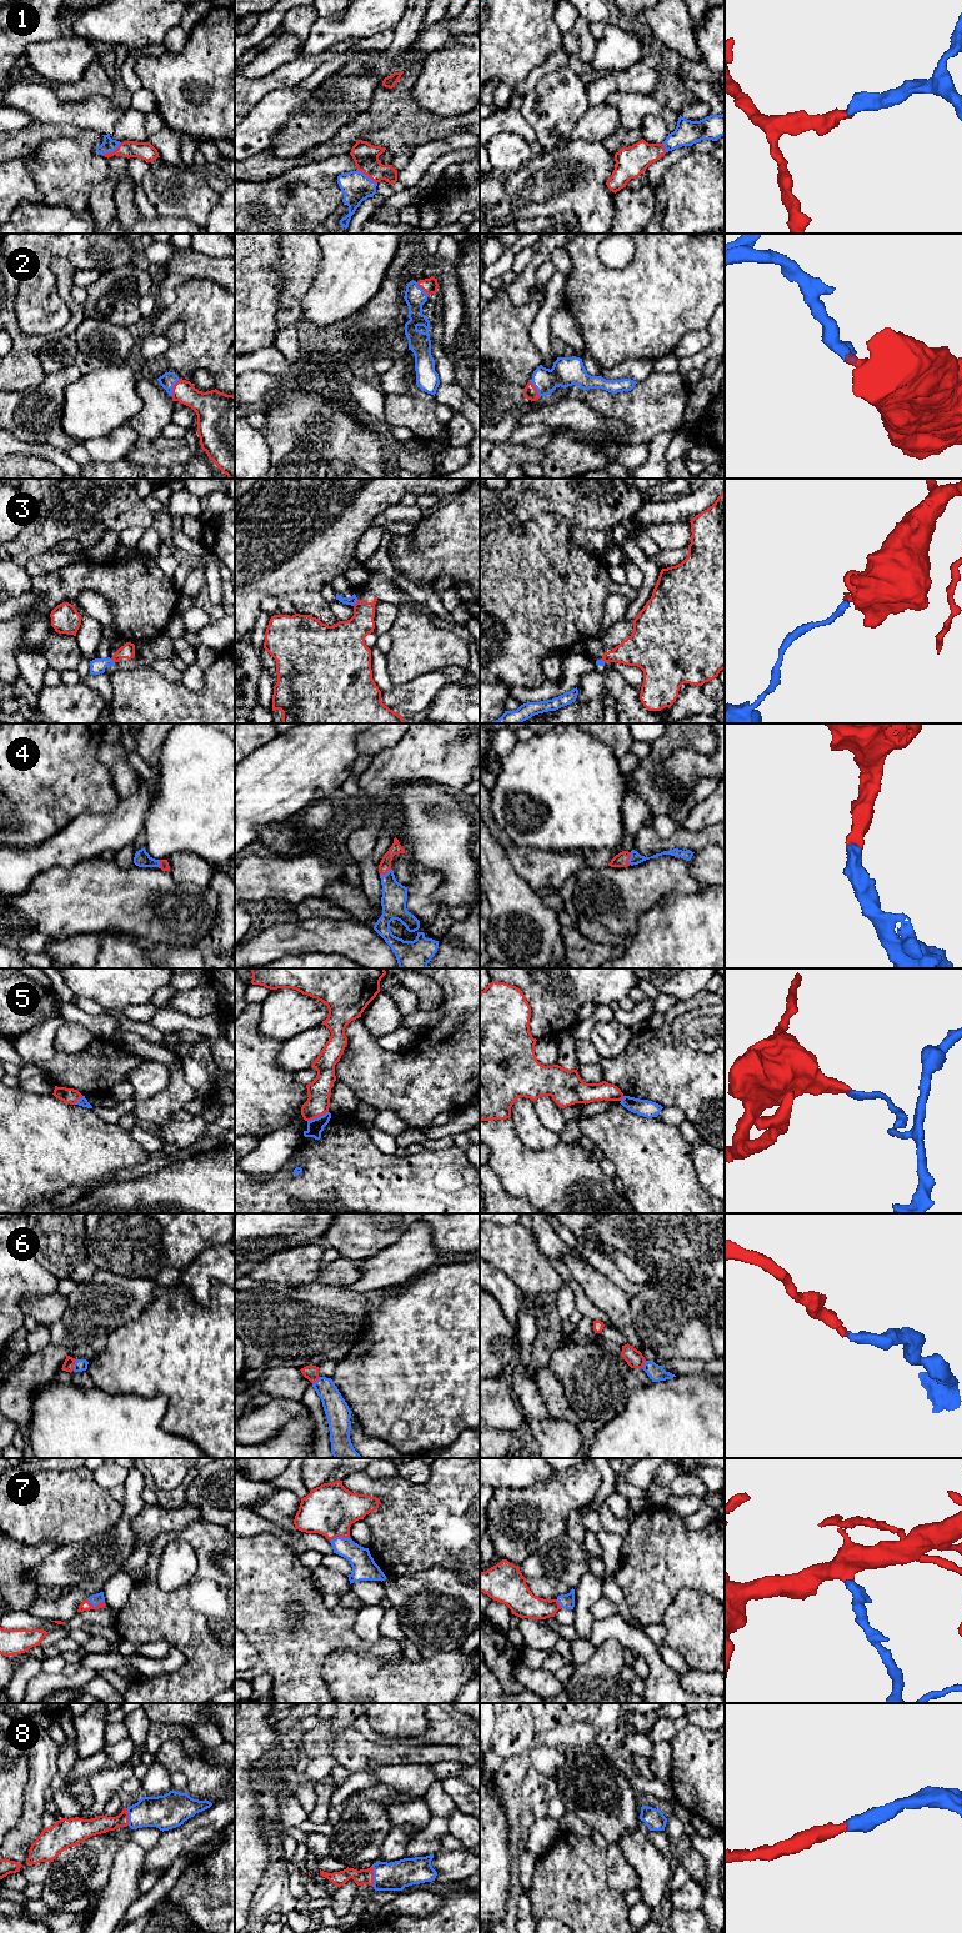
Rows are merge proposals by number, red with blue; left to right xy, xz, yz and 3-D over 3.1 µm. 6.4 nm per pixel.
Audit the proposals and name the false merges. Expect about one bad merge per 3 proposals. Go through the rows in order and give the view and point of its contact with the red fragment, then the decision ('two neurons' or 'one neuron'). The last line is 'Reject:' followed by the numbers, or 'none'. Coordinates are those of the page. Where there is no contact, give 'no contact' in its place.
1: contact xy (111, 153); one neuron
2: contact xy (173, 387); one neuron
3: contact xz (356, 602); two neurons
4: contact xz (385, 874); one neuron
5: contact xz (317, 1116); two neurons
6: contact xy (74, 1363); one neuron
7: contact xz (339, 1536); one neuron
8: contact xz (372, 1876); one neuron
Reject: 3, 5

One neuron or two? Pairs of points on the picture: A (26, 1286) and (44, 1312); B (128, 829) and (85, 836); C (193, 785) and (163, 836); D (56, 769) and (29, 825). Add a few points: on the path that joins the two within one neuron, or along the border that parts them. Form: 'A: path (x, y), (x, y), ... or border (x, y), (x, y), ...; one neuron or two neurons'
A: border (56, 1290), (25, 1296), (21, 1312); two neurons
B: path (118, 829), (95, 834); one neuron
C: path (193, 797), (193, 806), (175, 824); one neuron
D: path (43, 782), (29, 796), (29, 811); one neuron

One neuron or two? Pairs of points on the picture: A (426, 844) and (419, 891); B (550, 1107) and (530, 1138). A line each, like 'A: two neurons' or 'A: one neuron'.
A: two neurons
B: two neurons

